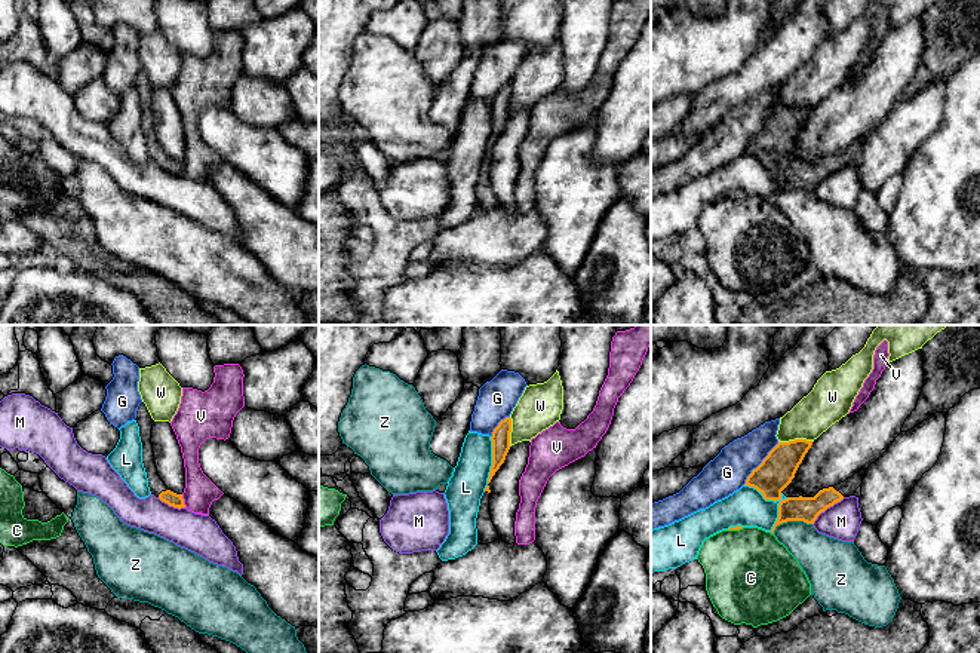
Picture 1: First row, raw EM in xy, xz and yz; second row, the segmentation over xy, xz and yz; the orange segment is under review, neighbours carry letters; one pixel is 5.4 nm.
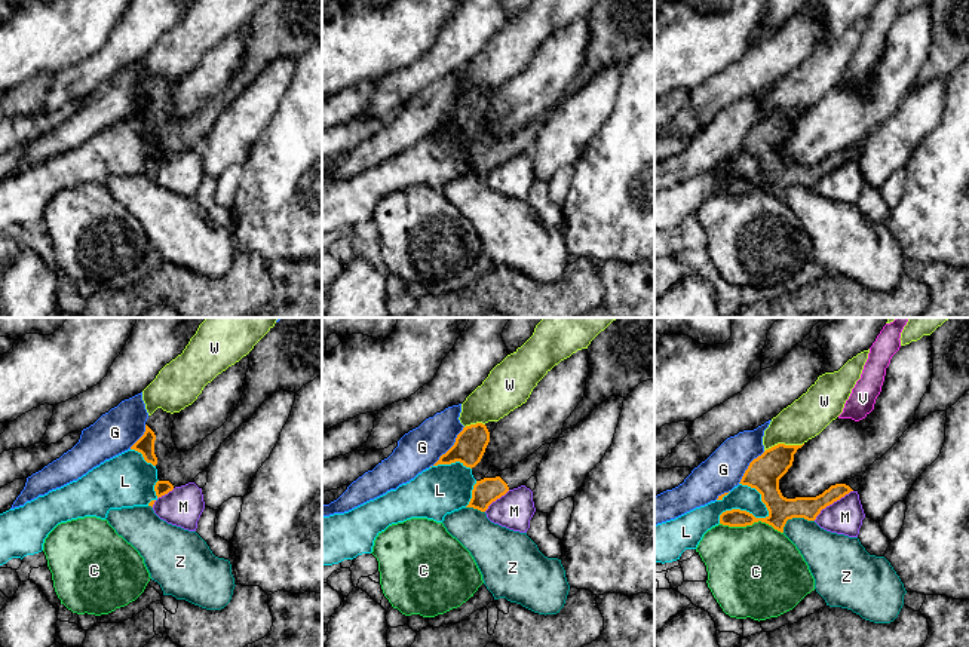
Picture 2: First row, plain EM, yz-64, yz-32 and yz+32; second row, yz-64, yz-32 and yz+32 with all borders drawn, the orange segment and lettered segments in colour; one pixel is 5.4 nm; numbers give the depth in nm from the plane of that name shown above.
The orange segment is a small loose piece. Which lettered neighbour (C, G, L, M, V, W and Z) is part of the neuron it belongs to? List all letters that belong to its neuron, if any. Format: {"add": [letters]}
{"add": []}

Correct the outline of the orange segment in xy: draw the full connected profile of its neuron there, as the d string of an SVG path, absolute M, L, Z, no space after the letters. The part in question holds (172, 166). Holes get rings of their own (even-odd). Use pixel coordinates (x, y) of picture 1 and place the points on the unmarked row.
M144 70L139 71L135 88L139 93L139 104L142 110L142 131L147 140L148 154L151 162L154 162L169 174L173 174L178 177L185 175L182 162L176 162L170 159L157 141L157 135L154 131L153 111L151 111L151 98L153 98L154 88L151 86Z

